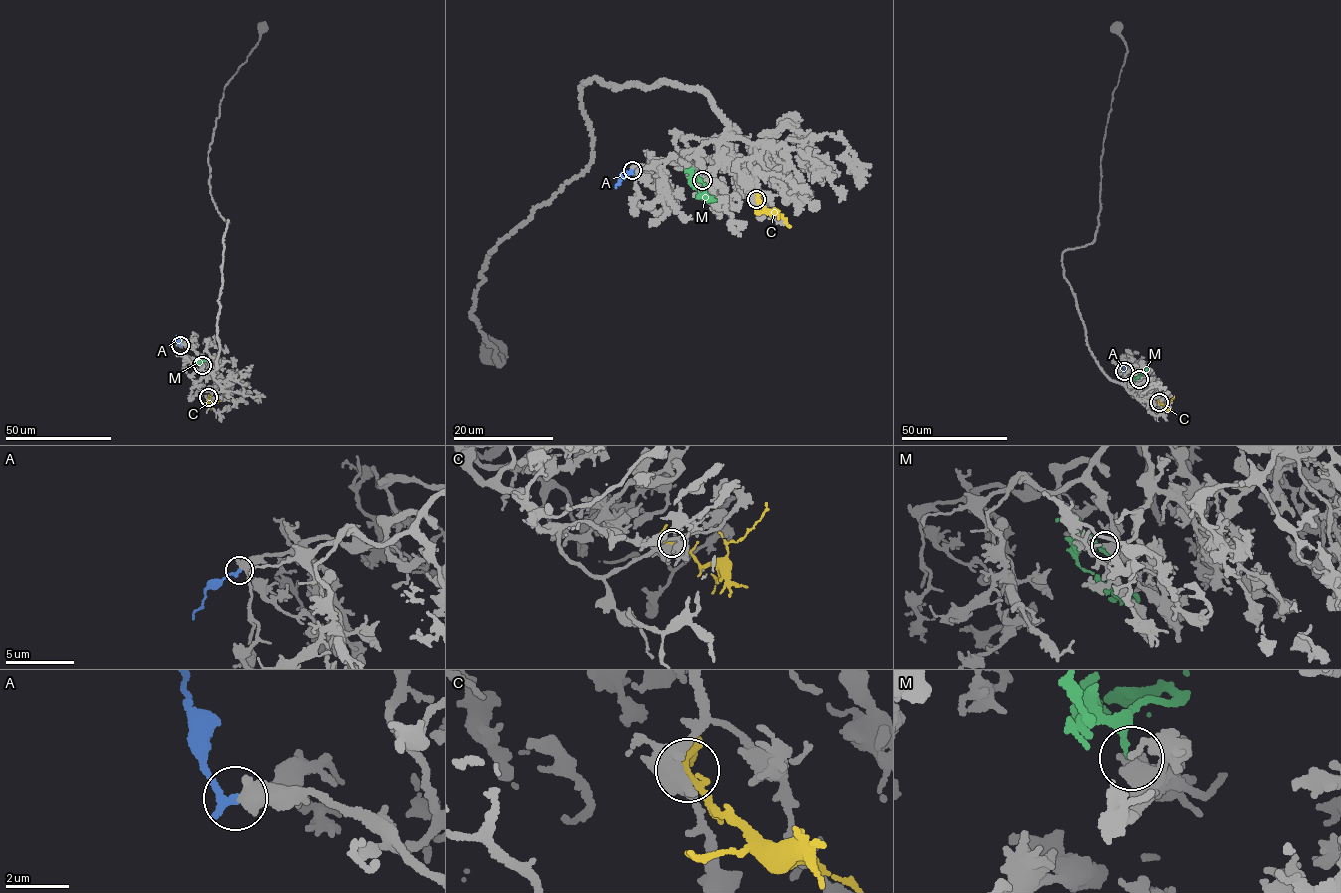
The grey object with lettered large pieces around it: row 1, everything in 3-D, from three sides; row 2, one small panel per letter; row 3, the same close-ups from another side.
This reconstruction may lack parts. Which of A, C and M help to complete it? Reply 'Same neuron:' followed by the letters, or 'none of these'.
Same neuron: M

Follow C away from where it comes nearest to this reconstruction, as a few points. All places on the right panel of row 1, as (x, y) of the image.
C: (1159, 402), (1165, 405), (1173, 396)

